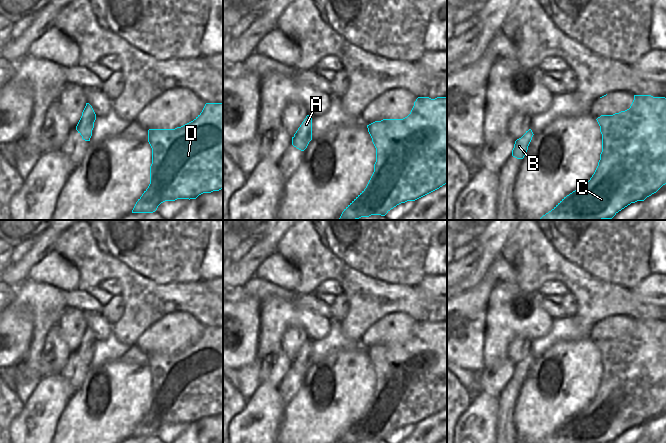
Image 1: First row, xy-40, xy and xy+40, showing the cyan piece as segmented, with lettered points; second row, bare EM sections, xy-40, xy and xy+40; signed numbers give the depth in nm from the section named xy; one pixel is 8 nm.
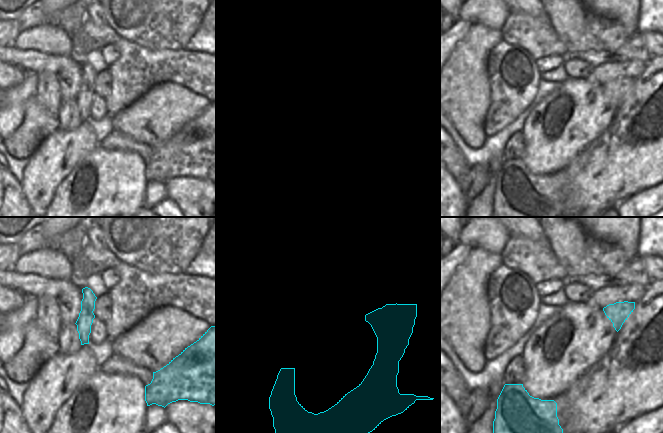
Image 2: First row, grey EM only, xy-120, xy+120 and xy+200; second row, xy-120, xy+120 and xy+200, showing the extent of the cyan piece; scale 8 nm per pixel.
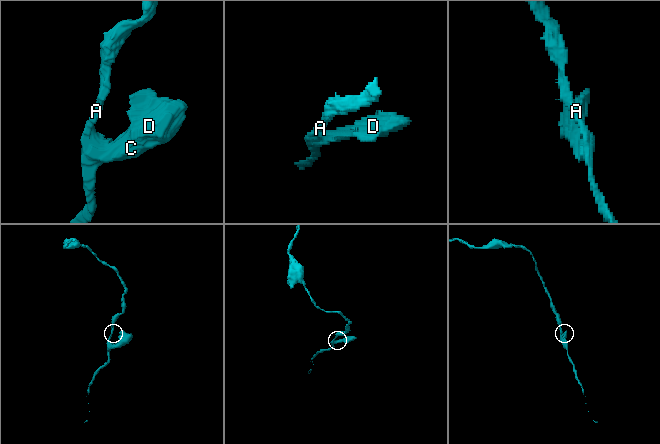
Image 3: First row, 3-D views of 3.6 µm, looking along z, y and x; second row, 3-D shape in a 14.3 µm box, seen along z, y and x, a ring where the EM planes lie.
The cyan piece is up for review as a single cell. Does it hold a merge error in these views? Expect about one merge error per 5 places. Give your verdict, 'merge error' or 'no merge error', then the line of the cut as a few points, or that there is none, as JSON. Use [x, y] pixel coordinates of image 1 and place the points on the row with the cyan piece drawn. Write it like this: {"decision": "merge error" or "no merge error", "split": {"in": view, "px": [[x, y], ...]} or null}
{"decision": "no merge error", "split": null}

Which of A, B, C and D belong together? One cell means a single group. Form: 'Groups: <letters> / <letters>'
Groups: A B C D.

